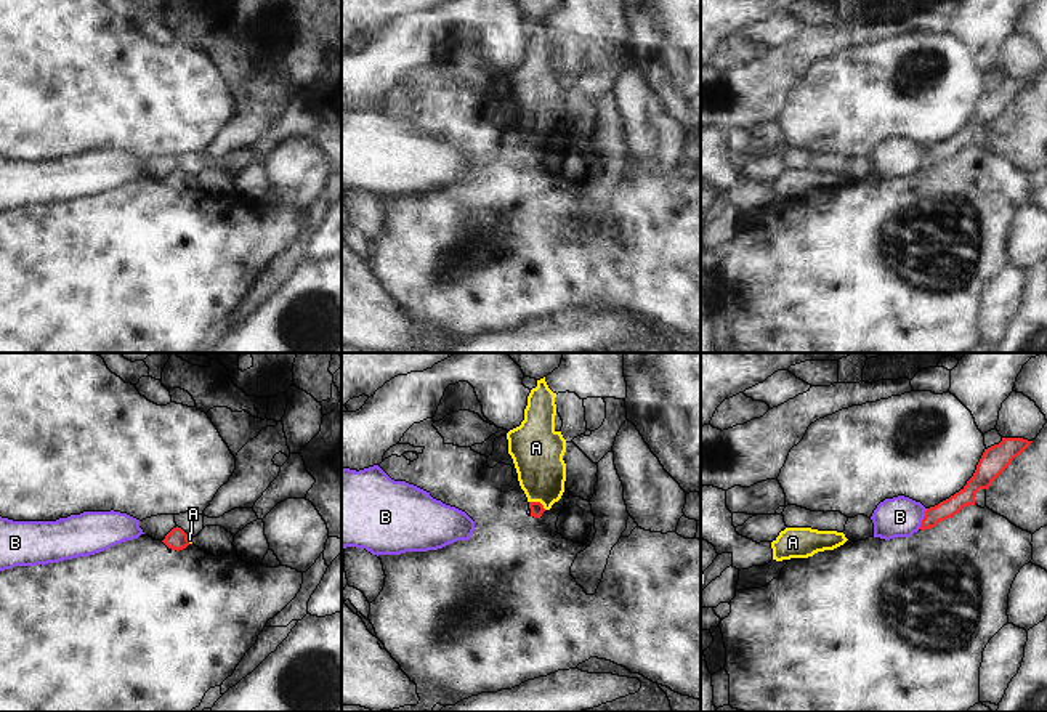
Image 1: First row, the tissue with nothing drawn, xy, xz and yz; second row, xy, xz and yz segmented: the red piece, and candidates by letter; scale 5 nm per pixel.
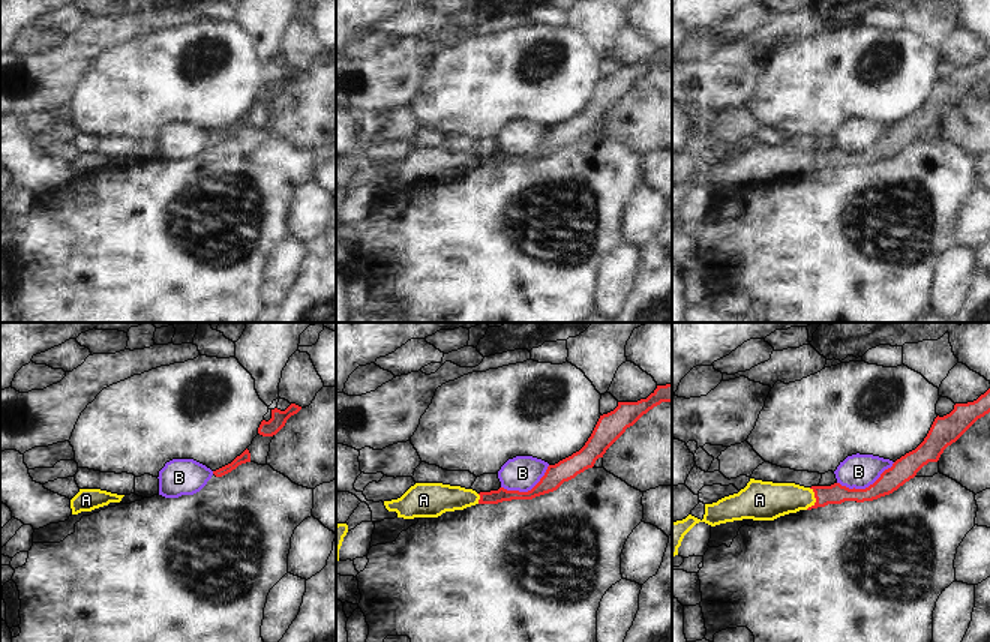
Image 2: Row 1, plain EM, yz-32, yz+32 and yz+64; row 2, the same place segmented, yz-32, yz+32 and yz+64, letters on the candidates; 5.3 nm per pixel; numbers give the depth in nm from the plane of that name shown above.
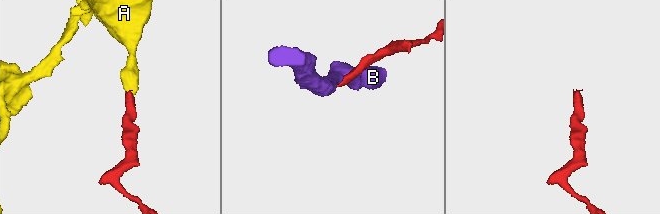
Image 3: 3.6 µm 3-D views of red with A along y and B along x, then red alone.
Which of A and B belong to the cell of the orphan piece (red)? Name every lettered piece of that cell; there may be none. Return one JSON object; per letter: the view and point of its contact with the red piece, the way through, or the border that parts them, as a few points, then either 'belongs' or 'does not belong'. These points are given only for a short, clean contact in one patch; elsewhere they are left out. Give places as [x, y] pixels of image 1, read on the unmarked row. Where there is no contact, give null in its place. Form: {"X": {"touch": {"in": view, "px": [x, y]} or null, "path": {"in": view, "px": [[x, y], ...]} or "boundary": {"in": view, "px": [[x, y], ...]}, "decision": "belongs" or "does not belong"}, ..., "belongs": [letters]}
{"A": {"touch": {"in": "xz", "px": [537, 143]}, "path": {"in": "xz", "px": [[537, 149], [537, 143], [537, 93]]}, "decision": "belongs"}, "B": {"touch": {"in": "yz", "px": [924, 159]}, "decision": "does not belong"}, "belongs": ["A"]}

